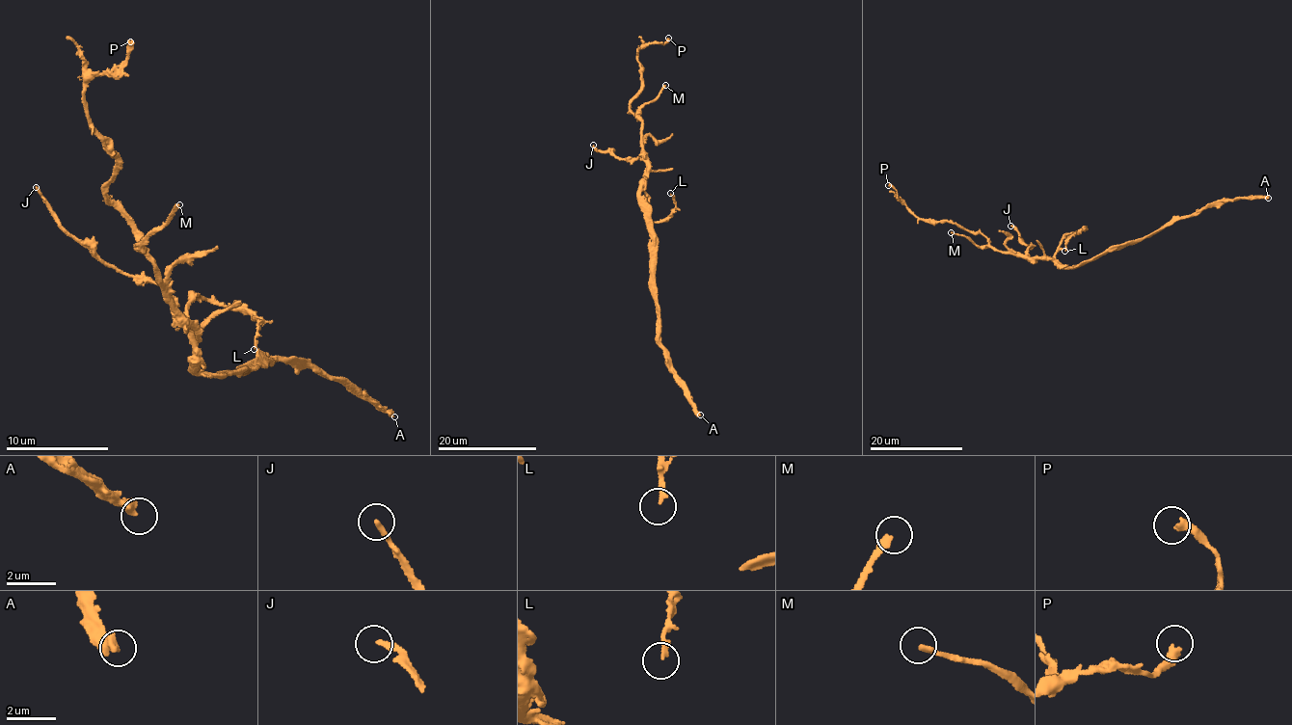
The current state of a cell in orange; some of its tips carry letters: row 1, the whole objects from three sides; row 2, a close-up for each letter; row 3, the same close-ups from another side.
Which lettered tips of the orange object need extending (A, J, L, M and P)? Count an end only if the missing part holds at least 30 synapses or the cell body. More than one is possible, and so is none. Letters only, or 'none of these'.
J, M

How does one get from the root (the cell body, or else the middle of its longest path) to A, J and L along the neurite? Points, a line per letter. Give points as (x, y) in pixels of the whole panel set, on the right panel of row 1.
A: (1068, 267), (1079, 266), (1108, 252), (1142, 240), (1176, 218), (1197, 216), (1202, 208), (1241, 198), (1268, 198)
J: (1068, 267), (1061, 268), (1047, 257), (1034, 258), (1028, 253), (1031, 247), (1022, 242), (1017, 230), (1010, 226)
L: (1068, 267), (1055, 258), (1057, 249), (1066, 234), (1077, 233), (1087, 229), (1085, 227), (1071, 236), (1064, 251)

